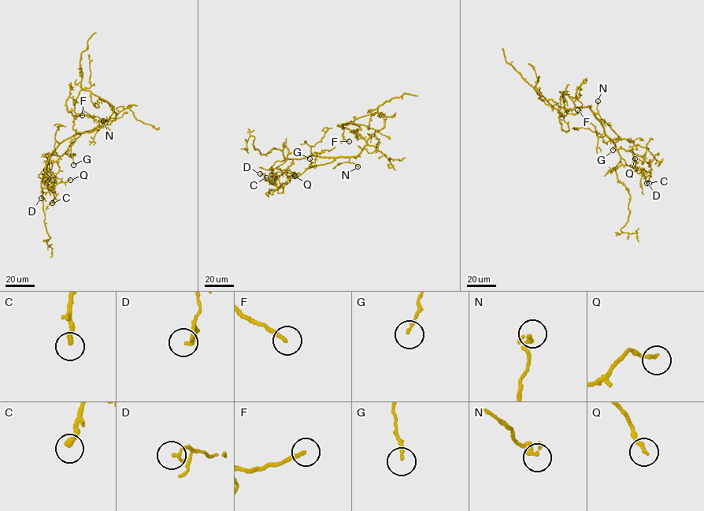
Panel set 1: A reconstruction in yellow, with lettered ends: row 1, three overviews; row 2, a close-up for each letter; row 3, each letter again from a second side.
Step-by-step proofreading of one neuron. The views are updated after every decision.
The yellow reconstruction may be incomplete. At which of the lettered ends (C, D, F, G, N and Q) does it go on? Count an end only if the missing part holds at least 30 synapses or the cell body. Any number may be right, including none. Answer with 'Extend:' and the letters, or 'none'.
Extend: none

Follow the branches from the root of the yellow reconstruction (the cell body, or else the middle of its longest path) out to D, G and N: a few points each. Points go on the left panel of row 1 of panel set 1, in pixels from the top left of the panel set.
D: (101, 121), (92, 129), (75, 134), (58, 143), (38, 174), (49, 190), (43, 192), (41, 198)
G: (101, 121), (92, 129), (80, 132), (68, 146), (65, 153), (73, 158), (73, 165)
N: (101, 121), (96, 126), (98, 131), (103, 121)

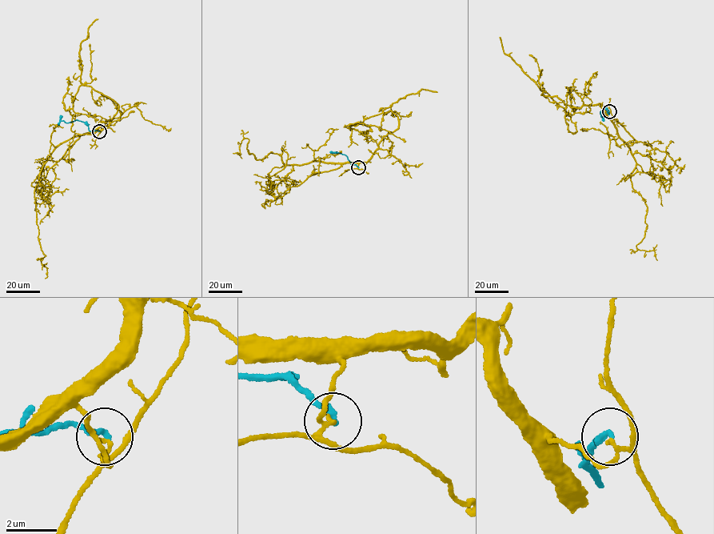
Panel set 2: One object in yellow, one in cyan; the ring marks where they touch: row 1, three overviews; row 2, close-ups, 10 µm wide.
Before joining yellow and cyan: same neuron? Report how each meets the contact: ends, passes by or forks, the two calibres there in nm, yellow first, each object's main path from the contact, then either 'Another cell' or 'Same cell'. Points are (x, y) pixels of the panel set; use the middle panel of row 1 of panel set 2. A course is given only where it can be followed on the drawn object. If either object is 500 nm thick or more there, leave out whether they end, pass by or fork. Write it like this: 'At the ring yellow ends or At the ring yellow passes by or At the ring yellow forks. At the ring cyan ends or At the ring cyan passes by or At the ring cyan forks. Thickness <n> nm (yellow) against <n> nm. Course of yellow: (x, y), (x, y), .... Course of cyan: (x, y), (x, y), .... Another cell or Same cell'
At the ring yellow passes by. At the ring cyan ends. Thickness 120 nm (yellow) against 260 nm. Course of yellow: (358, 167), (398, 128), (397, 117), (390, 110), (345, 126), (376, 126), (405, 142). Course of cyan: (358, 167), (350, 165), (353, 164), (345, 154), (337, 153). Another cell

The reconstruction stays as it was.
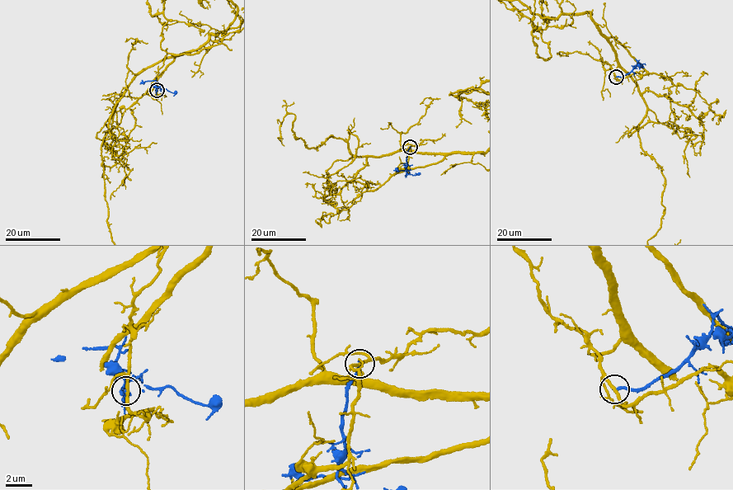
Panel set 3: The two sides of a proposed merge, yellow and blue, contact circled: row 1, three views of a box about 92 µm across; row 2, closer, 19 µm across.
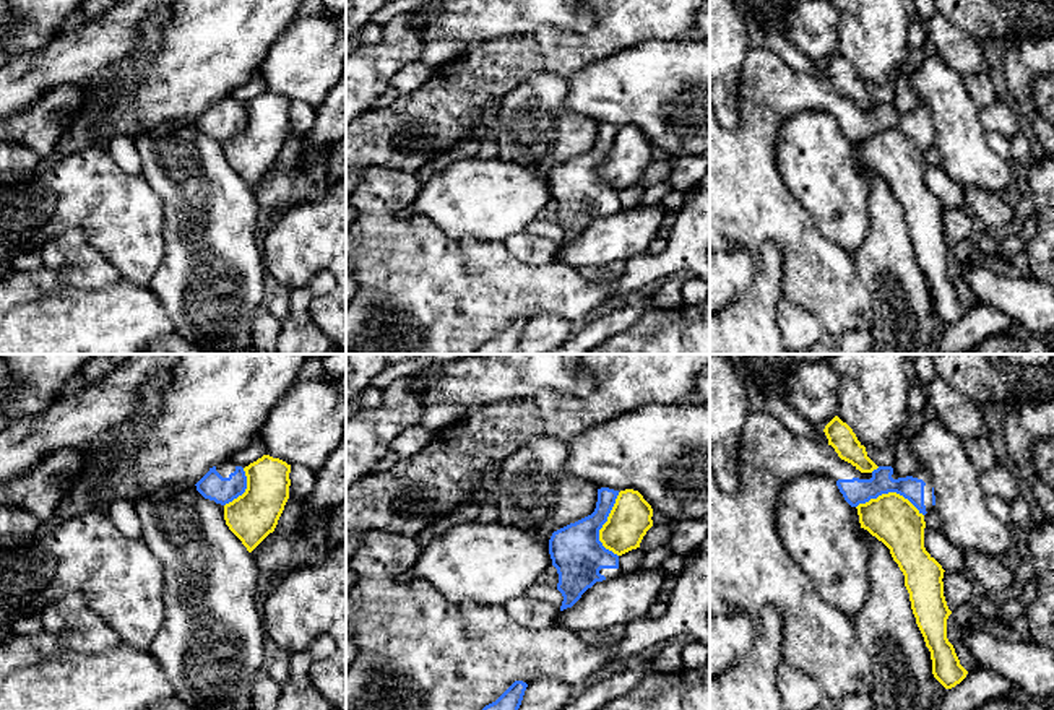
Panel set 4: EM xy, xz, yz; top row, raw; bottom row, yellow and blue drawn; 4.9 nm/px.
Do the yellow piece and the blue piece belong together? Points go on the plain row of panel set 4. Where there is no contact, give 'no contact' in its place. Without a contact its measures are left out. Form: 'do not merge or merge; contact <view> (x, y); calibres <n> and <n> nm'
do not merge; contact yz (890, 129); calibres 240 and 130 nm

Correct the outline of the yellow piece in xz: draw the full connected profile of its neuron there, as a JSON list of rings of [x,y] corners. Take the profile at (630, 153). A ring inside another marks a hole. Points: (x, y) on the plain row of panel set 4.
[[[620,127],[607,158],[599,166],[599,177],[617,192],[637,185],[653,162],[651,153],[651,141],[638,127]]]

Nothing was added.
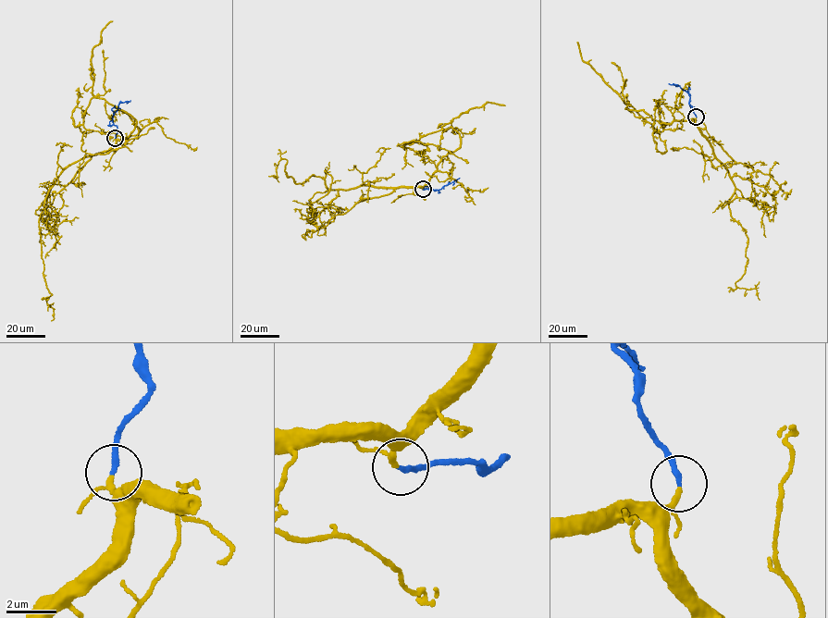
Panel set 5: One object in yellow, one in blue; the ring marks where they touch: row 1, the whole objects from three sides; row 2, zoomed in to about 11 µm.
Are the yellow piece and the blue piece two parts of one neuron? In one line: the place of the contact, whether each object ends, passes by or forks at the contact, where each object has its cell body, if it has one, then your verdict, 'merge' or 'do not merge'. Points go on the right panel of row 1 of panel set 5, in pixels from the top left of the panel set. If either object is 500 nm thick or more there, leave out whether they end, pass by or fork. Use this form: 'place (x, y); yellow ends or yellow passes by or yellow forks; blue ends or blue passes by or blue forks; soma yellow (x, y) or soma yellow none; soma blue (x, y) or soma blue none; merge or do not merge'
place (696, 117); yellow passes by; blue ends; soma yellow none; soma blue none; merge

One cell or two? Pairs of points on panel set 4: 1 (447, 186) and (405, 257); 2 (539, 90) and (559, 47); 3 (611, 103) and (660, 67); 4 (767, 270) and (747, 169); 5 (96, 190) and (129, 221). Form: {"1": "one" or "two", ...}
{"1": "two", "2": "two", "3": "one", "4": "two", "5": "one"}

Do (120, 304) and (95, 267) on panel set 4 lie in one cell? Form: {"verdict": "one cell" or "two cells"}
{"verdict": "two cells"}

